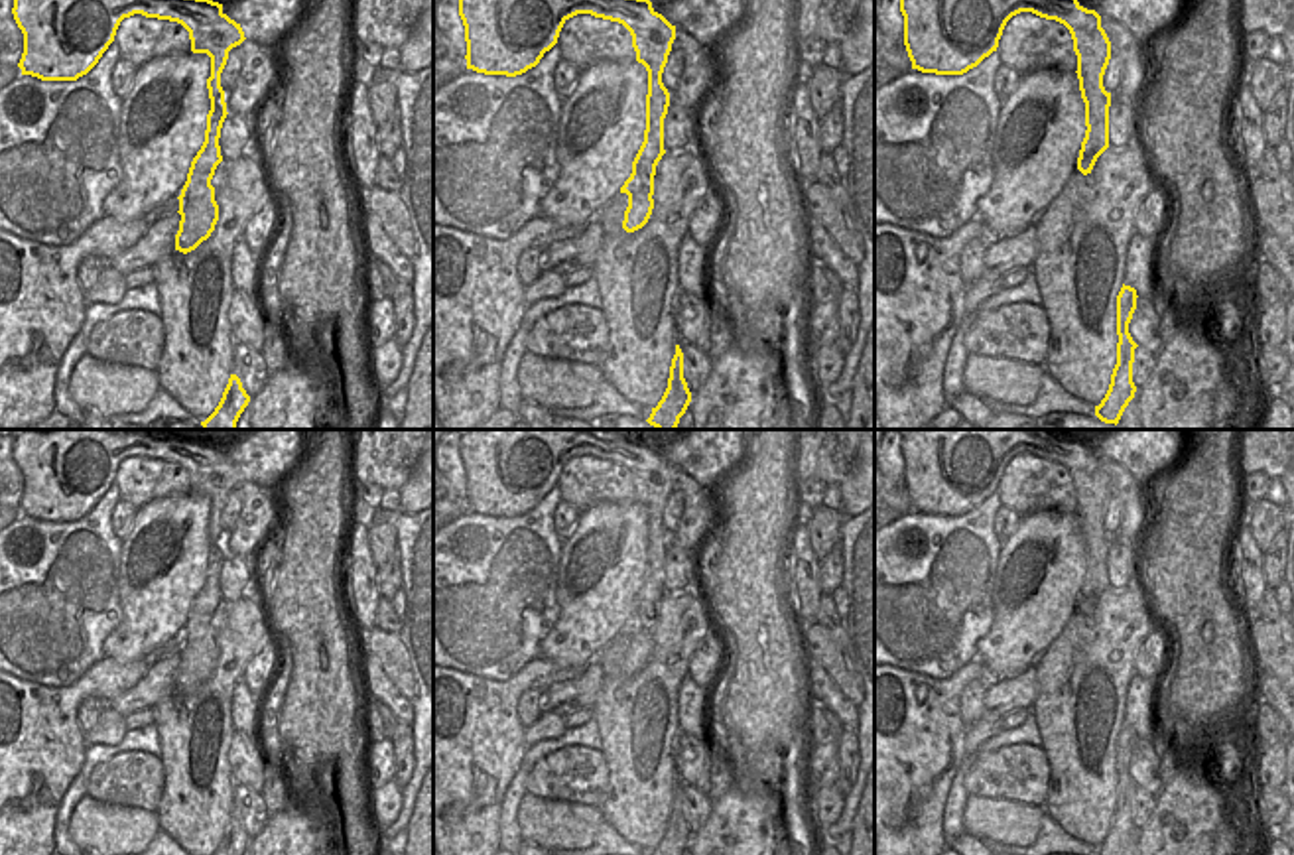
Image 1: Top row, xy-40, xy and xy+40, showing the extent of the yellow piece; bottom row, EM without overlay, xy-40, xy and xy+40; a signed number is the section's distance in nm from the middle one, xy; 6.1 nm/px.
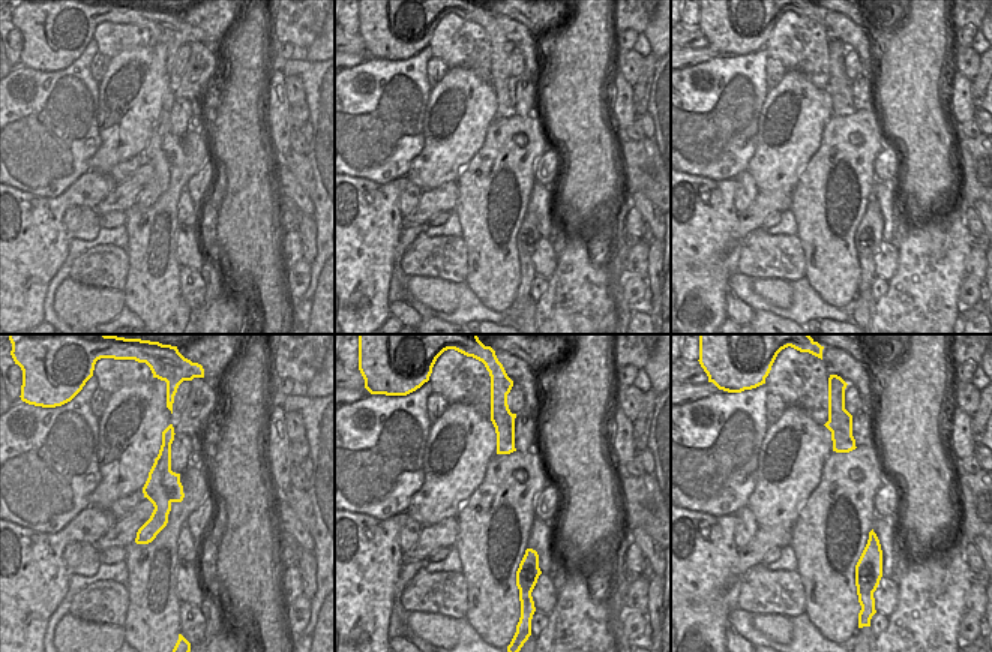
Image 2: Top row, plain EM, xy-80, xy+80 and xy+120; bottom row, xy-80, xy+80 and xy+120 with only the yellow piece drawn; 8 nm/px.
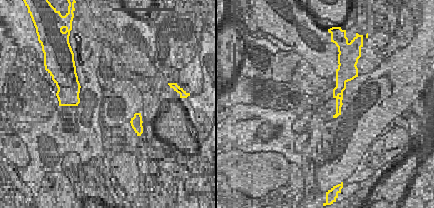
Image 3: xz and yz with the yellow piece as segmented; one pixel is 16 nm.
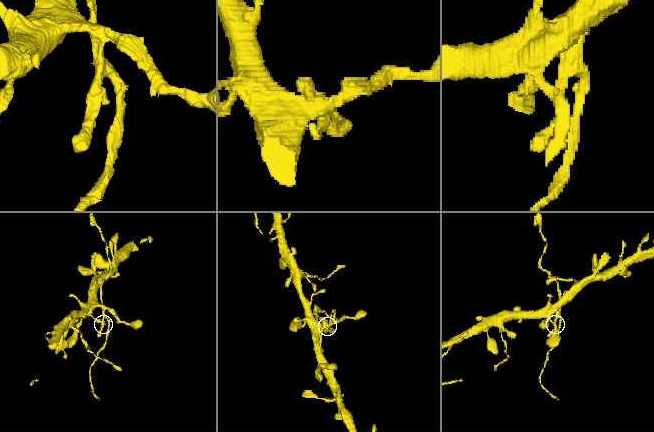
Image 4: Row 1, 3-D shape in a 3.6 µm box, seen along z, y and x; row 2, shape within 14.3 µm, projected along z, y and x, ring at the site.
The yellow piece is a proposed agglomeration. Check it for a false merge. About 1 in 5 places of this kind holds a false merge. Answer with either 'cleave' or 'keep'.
cleave

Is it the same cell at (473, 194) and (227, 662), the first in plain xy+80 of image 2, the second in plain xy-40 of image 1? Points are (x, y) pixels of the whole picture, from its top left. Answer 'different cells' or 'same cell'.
same cell

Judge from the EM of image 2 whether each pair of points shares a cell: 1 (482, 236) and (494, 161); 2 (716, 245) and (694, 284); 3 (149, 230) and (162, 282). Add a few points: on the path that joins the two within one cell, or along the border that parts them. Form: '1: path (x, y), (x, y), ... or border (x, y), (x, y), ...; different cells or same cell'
1: path (485, 218), (485, 195), (491, 179); same cell
2: path (707, 254), (697, 264), (697, 275); same cell
3: path (152, 243), (153, 269); same cell

